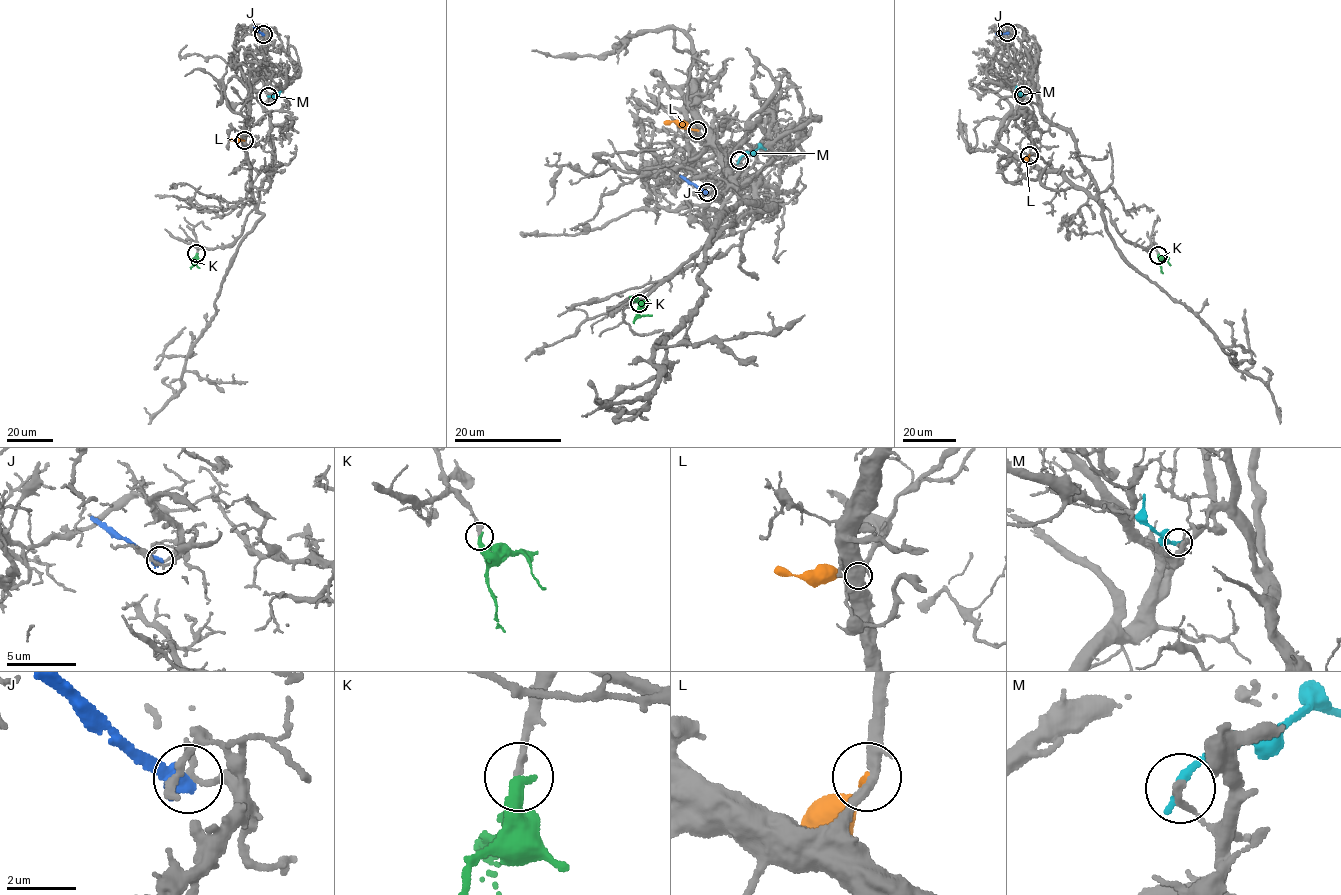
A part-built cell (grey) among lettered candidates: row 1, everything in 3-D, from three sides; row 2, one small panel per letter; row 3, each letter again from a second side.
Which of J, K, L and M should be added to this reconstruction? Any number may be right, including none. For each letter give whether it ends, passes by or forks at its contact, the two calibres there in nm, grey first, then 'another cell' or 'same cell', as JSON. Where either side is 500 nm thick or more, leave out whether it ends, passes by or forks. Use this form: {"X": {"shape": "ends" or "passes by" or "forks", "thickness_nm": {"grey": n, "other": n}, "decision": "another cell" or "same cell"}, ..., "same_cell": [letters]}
{"J": {"shape": "ends", "thickness_nm": {"grey": 220, "other": 440}, "decision": "another cell"}, "K": {"shape": "ends", "thickness_nm": {"grey": 240, "other": 360}, "decision": "same cell"}, "L": {"shape": "ends", "thickness_nm": {"grey": 320, "other": 180}, "decision": "another cell"}, "M": {"shape": "ends", "thickness_nm": {"grey": 190, "other": 260}, "decision": "another cell"}, "same_cell": ["K"]}

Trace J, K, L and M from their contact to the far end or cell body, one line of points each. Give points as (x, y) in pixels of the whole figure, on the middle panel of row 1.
J: (706, 192), (680, 174)
K: (640, 303), (639, 317), (652, 315)
L: (696, 131), (681, 128), (674, 122), (663, 123)
M: (740, 159), (757, 148), (765, 149)

